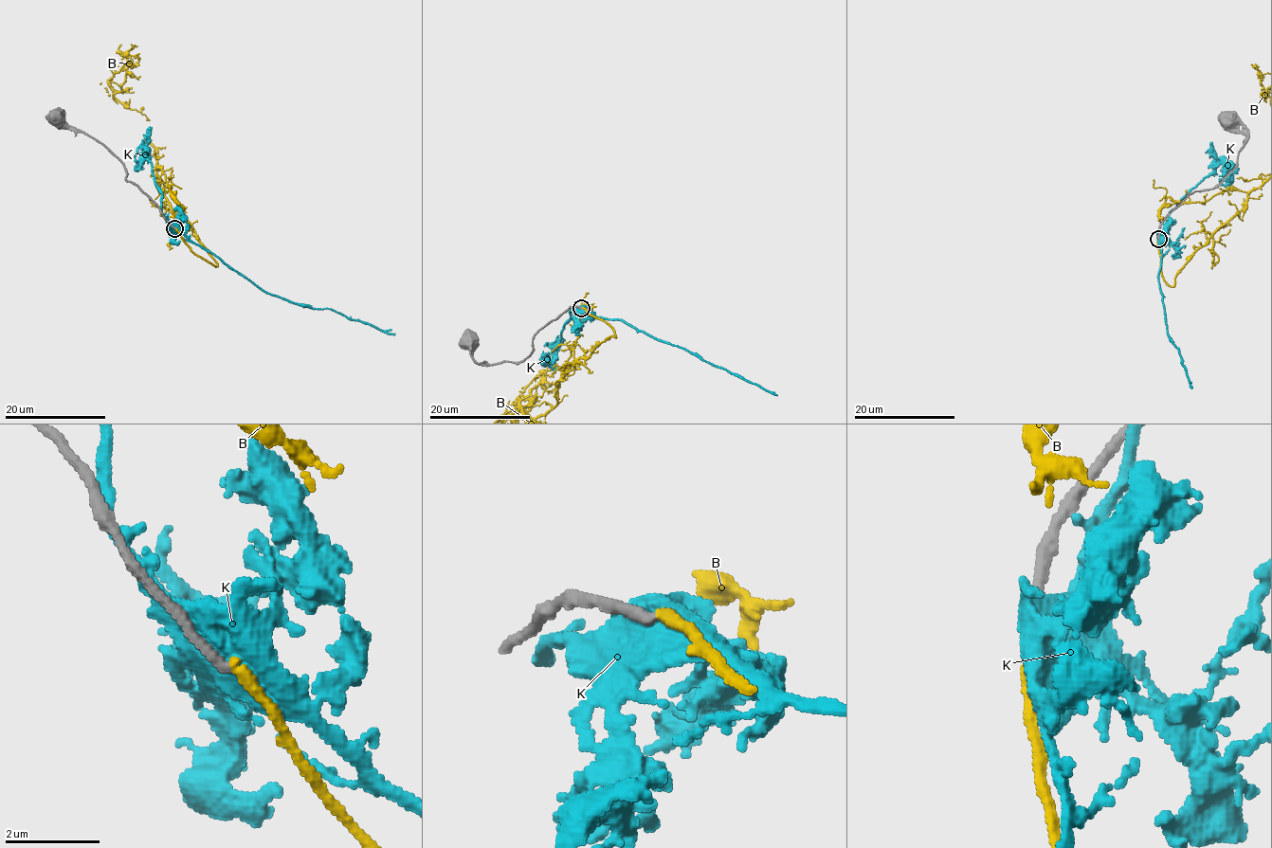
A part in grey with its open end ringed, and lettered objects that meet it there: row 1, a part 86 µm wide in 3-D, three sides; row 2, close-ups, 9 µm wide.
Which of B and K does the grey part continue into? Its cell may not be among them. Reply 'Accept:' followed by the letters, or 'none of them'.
Accept: none of them

